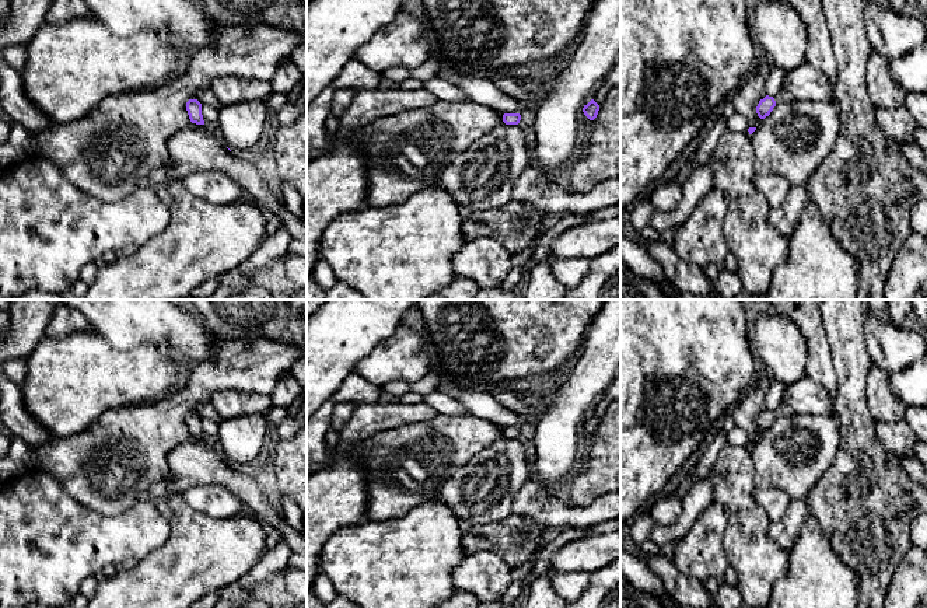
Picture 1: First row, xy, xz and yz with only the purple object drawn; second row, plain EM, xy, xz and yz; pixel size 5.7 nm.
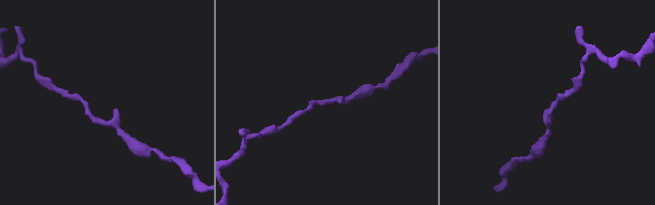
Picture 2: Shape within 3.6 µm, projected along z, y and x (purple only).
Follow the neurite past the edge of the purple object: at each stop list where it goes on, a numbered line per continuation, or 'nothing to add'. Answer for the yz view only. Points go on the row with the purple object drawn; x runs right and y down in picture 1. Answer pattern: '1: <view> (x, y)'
nothing to add

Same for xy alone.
nothing to add

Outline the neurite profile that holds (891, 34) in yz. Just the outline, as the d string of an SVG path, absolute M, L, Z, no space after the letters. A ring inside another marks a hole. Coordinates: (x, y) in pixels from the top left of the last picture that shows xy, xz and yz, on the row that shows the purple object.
M865 0L865 31L872 50L898 59L920 46L927 31L920 15L906 17L888 6Z

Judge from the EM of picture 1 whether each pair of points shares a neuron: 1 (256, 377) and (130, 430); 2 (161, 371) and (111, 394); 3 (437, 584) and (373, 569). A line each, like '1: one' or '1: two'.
1: one
2: one
3: one

